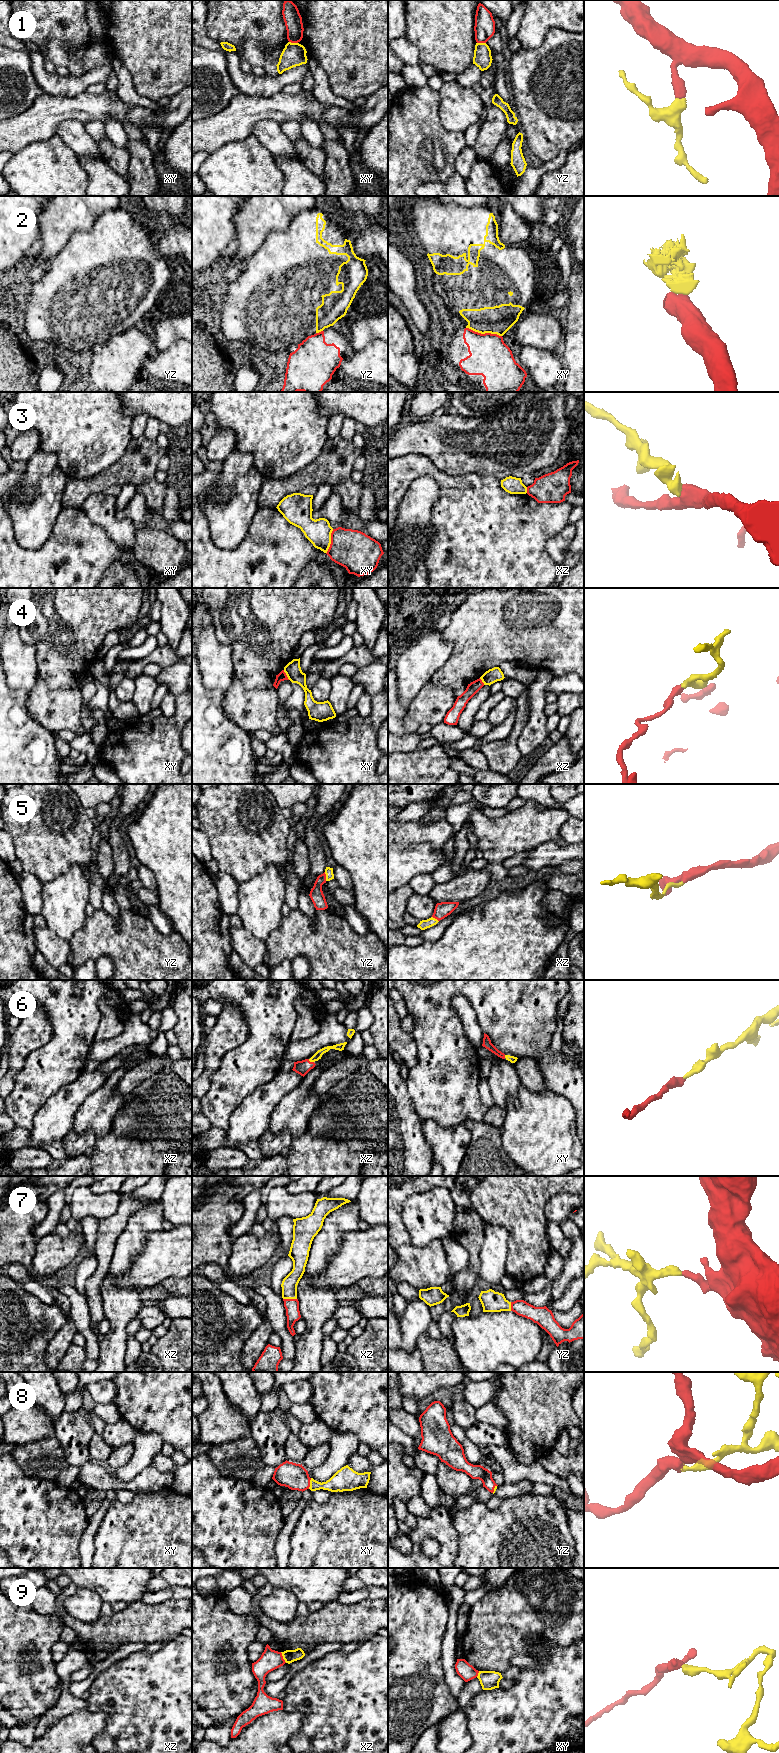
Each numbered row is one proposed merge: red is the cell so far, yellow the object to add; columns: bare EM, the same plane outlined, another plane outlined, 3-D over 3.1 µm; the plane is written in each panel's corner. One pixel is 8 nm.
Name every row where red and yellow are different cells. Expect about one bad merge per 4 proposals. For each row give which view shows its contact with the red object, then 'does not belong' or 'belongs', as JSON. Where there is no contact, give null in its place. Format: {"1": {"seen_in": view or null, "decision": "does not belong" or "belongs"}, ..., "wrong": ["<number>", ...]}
{"1": {"seen_in": "xy", "decision": "does not belong"}, "2": {"seen_in": "xy", "decision": "does not belong"}, "3": {"seen_in": "xy", "decision": "does not belong"}, "4": {"seen_in": "xy", "decision": "does not belong"}, "5": {"seen_in": "yz", "decision": "belongs"}, "6": {"seen_in": "xz", "decision": "belongs"}, "7": {"seen_in": "xz", "decision": "belongs"}, "8": {"seen_in": "xy", "decision": "belongs"}, "9": {"seen_in": "xz", "decision": "does not belong"}, "wrong": ["1", "2", "3", "4", "9"]}

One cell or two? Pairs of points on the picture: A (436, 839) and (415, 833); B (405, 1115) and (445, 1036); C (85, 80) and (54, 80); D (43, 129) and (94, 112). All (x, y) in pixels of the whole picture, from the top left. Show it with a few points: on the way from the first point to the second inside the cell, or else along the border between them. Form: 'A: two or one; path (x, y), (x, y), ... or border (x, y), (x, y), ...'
A: one; path (431, 834), (420, 833)
B: two; border (404, 1080), (407, 1095), (422, 1121)
C: one; path (77, 83), (62, 83)
D: one; path (56, 116), (59, 113), (81, 112)

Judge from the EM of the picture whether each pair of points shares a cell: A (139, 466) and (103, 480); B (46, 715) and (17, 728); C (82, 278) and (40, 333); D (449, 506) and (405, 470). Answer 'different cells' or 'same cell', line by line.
A: same cell
B: different cells
C: same cell
D: same cell

